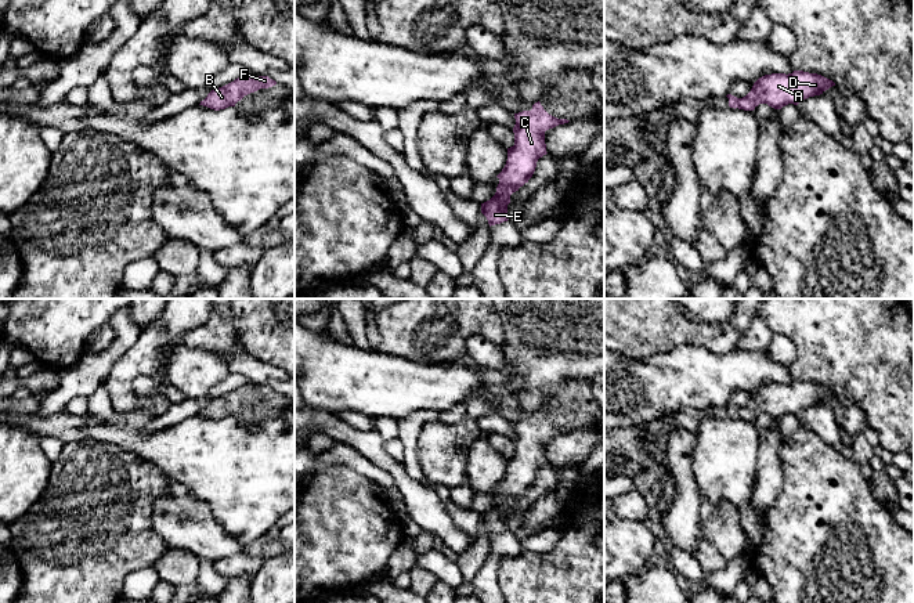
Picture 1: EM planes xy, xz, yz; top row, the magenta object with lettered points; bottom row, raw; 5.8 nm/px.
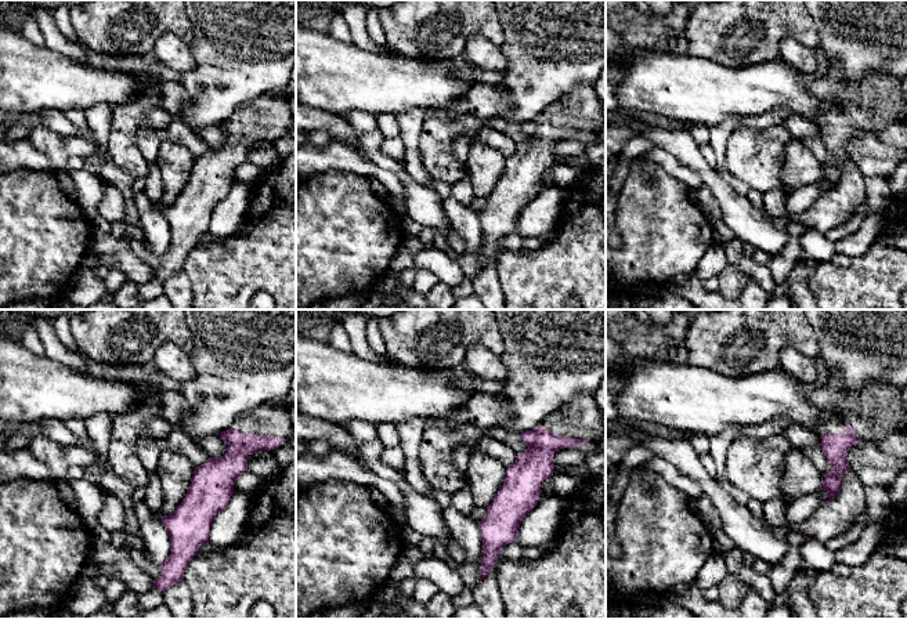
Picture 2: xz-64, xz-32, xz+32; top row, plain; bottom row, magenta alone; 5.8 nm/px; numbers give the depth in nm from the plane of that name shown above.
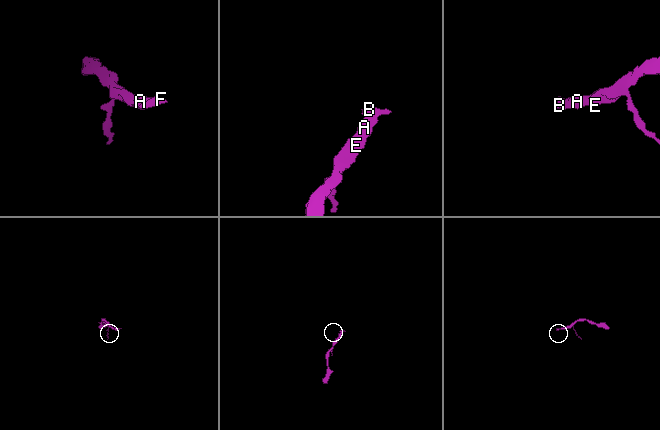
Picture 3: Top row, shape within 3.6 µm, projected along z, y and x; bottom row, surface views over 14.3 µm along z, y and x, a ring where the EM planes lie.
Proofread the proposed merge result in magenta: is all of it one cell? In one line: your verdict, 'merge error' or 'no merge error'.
no merge error

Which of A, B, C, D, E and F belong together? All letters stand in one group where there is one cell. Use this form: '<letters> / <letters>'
A B C D E F

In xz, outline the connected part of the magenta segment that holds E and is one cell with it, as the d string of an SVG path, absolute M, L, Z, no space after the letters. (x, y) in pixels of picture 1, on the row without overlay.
M539 411L531 420L514 423L514 429L514 455L507 458L506 474L496 485L499 488L496 502L489 510L481 513L481 523L487 527L489 537L509 530L510 505L528 492L538 469L548 463L545 441L570 432L549 425Z

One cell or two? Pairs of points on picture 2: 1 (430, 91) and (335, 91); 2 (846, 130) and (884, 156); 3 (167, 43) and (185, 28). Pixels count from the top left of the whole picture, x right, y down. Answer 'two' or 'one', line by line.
1: one
2: two
3: two

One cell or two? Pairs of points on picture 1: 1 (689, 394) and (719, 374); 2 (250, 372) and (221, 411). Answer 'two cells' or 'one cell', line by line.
1: one cell
2: two cells

